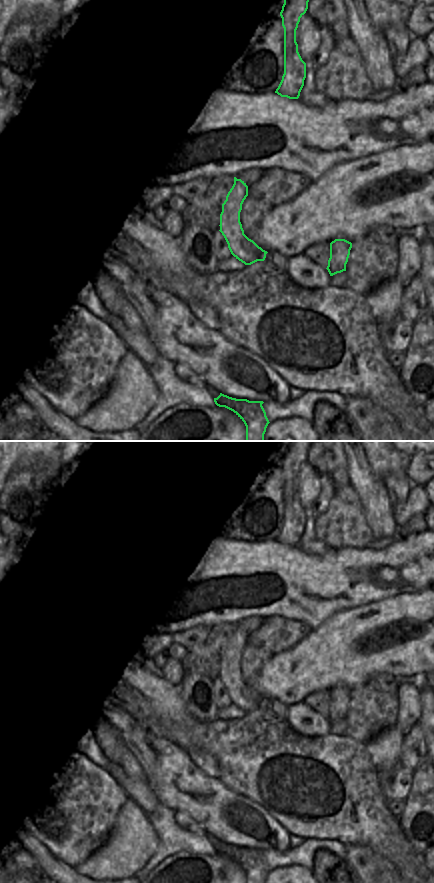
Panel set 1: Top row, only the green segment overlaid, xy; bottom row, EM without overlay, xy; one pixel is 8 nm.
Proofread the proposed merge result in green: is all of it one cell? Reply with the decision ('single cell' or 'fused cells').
fused cells

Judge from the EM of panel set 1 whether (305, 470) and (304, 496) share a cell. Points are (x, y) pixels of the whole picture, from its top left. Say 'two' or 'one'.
one

